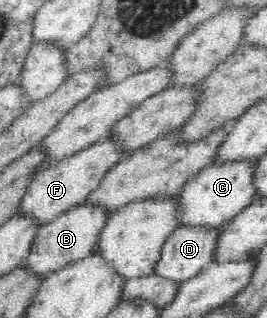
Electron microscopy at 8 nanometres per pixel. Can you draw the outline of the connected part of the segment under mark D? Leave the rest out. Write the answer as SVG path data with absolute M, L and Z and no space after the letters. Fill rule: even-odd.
M176 228L162 244L153 273L181 284L194 277L211 261L219 229Z

